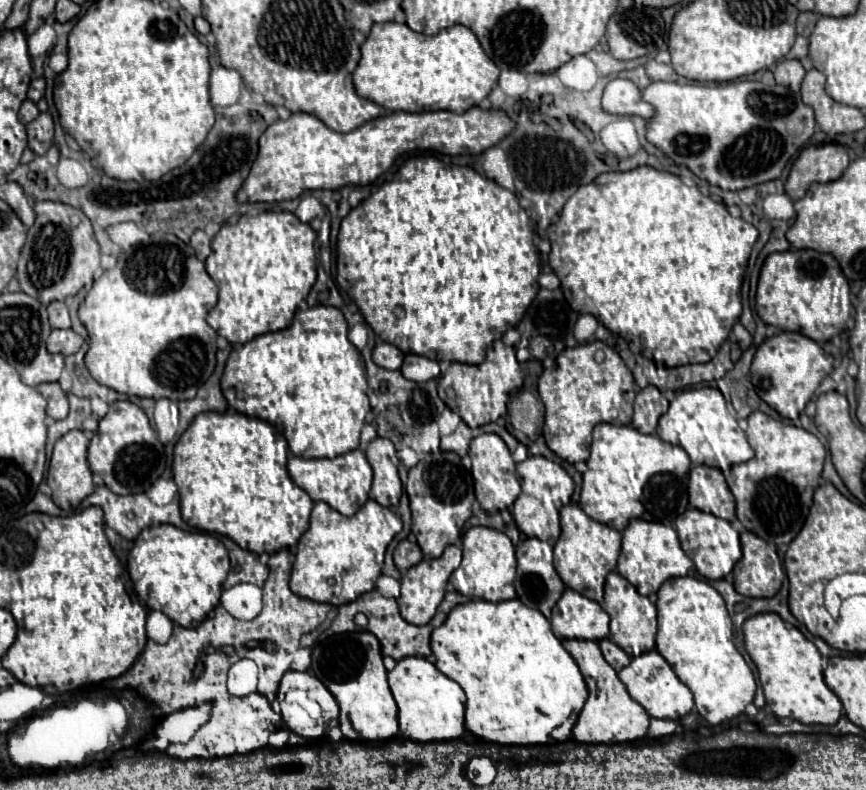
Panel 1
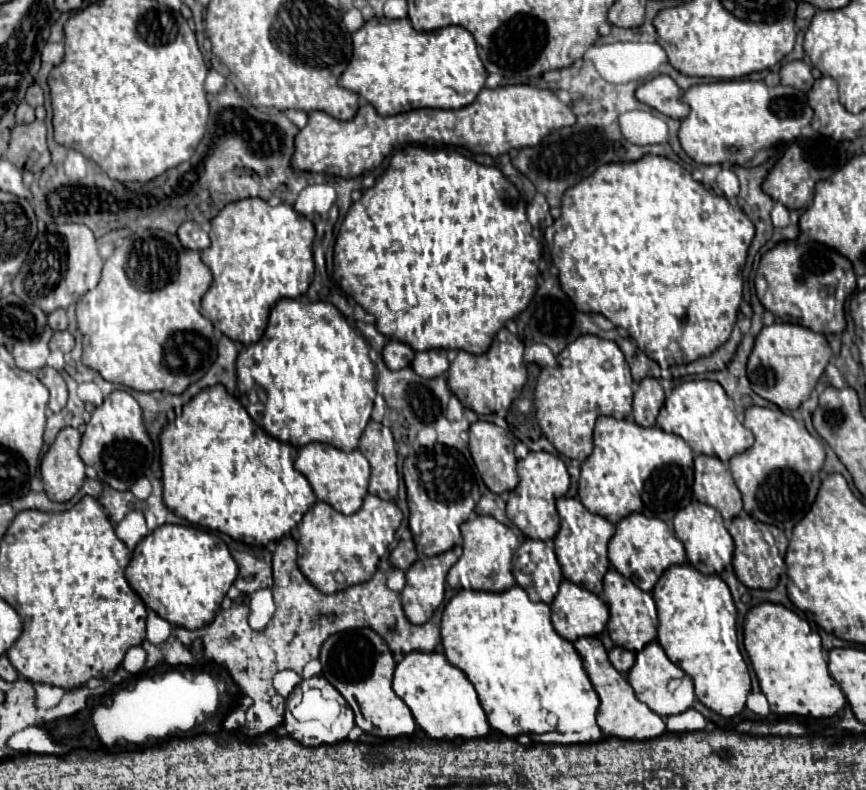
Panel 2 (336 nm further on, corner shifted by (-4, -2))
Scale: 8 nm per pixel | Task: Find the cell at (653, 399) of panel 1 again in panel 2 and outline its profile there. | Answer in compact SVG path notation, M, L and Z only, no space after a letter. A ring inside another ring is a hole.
M644 377L638 383L638 389L634 391L634 421L642 427L652 427L665 400L665 392L660 381L654 377Z

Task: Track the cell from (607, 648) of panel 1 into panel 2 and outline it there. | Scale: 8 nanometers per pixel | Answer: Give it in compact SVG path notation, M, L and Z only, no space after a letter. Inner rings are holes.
M614 647L610 651L610 663L616 667L616 671L620 673L628 673L630 667L634 665L634 653L622 647Z

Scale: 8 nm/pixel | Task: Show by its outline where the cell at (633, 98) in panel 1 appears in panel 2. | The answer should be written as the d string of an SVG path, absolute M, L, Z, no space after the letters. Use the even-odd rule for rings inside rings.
M658 75L640 85L636 89L636 97L662 115L674 119L684 119L690 113L690 107L682 103L682 89L668 75Z

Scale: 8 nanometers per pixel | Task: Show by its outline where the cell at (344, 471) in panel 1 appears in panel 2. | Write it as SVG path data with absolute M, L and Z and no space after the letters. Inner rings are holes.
M308 443L300 449L294 467L302 475L306 475L306 479L310 481L318 501L328 503L338 513L352 515L362 507L362 501L368 493L370 463L358 449L354 449L350 453L344 453L344 451L340 451L332 445L326 445L326 443Z

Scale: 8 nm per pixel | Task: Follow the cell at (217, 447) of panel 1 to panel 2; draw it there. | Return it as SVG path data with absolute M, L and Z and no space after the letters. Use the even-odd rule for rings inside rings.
M224 385L206 387L182 407L180 419L160 433L162 501L172 513L194 525L222 531L248 545L268 545L290 533L302 521L302 515L316 503L308 479L294 469L296 453L298 449L290 443L266 435Z

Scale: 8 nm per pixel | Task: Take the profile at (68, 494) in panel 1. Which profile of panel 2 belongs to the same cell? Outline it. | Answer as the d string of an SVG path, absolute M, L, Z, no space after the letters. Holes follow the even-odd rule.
M64 427L42 457L40 475L44 491L52 501L68 501L86 479L86 465L78 455L80 431Z

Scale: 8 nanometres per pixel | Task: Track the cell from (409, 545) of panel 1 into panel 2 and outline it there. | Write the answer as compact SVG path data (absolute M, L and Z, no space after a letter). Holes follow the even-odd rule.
M400 541L390 551L390 563L392 563L392 567L402 569L402 571L406 571L416 561L416 557L418 557L418 553L416 553L416 547L414 547L412 541Z

